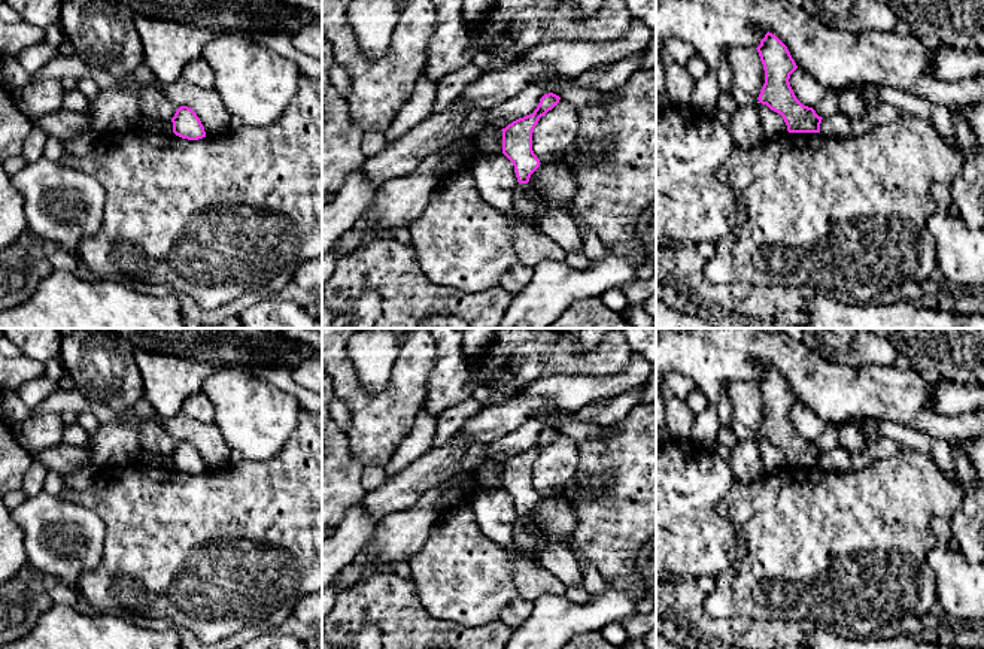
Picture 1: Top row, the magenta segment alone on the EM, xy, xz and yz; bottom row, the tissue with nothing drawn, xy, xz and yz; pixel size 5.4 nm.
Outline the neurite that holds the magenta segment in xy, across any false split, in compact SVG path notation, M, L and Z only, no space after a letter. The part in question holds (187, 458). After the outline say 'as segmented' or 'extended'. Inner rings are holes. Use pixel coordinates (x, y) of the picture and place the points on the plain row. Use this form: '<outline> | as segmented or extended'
M180 440L171 452L171 457L173 467L182 473L198 474L206 471L206 465L200 452L188 440Z | as segmented

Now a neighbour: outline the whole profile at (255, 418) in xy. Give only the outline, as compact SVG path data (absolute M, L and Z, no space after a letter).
M239 367L213 371L201 391L213 406L213 424L237 460L274 458L298 425L301 407L291 394Z

